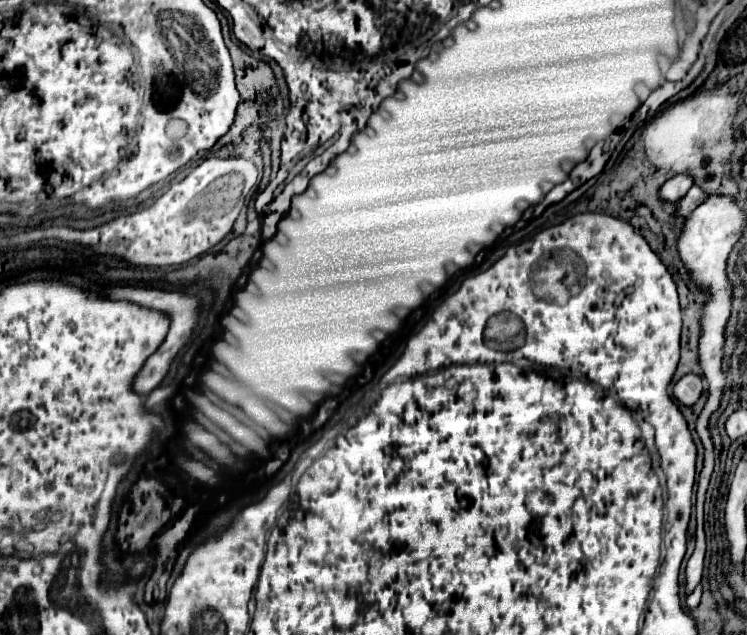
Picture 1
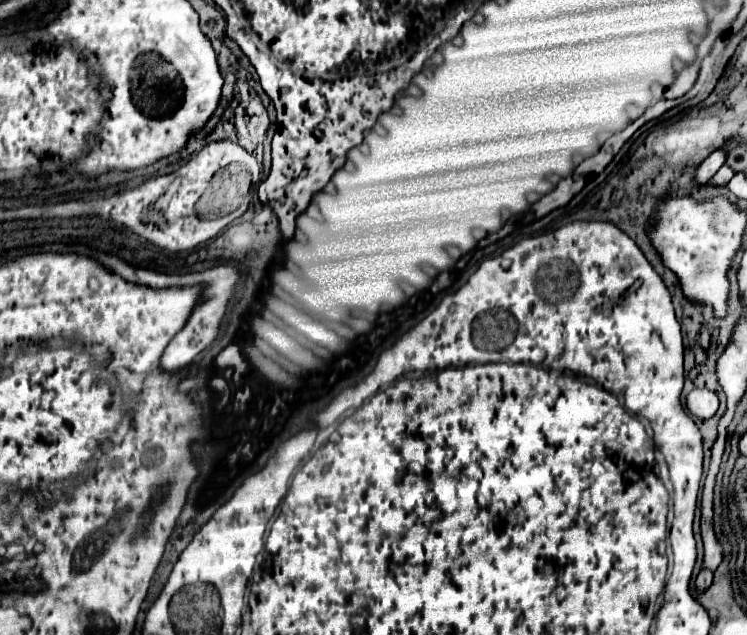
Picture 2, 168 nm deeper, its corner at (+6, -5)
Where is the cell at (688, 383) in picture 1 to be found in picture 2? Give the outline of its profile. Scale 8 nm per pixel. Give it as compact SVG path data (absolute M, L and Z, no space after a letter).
M694 389L686 397L686 407L694 417L710 419L718 411L718 397L708 389Z

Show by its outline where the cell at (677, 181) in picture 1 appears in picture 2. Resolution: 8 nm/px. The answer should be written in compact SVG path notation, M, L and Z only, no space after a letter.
M714 151L712 155L708 155L698 167L696 167L696 173L694 173L694 183L696 185L704 185L722 165L724 165L724 151Z

